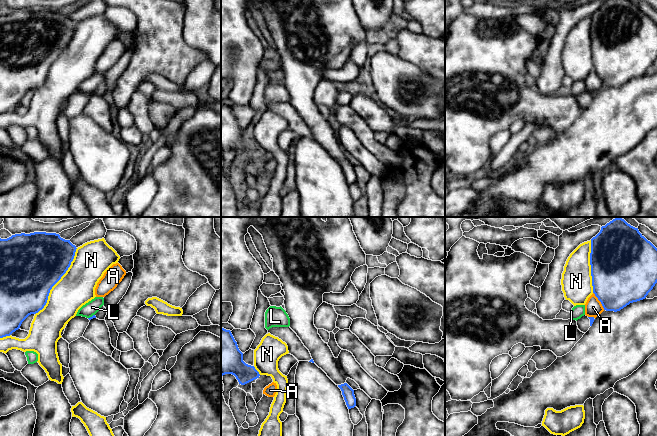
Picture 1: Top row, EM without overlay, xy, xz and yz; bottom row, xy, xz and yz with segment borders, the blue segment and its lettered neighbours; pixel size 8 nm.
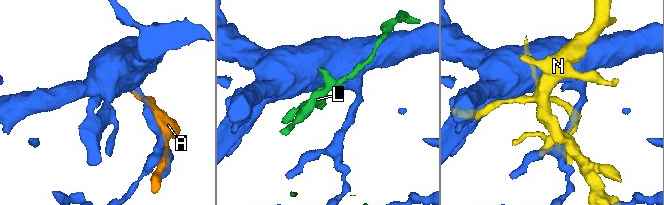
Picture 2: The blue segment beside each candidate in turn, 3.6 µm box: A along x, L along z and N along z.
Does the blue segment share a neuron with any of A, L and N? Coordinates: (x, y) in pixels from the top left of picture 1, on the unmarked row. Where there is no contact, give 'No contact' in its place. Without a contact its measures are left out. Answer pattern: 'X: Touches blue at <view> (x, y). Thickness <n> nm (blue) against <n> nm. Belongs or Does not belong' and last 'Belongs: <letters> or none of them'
A: Touches blue at yz (599, 76). Thickness 440 nm (blue) against 140 nm. Does not belong
L: Touches blue at xy (92, 92). Thickness 20 nm (blue) against 110 nm. Does not belong
N: Touches blue at xy (57, 57). Thickness 500 nm (blue) against 300 nm. Does not belong
Belongs: none of them

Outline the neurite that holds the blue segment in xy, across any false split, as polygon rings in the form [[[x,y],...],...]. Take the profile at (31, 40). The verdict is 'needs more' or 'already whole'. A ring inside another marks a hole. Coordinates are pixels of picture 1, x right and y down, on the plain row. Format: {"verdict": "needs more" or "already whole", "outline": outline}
{"verdict": "already whole", "outline": [[[34,8],[0,14],[0,114],[10,112],[31,90],[44,84],[52,63],[66,49],[76,22],[56,9]]]}

